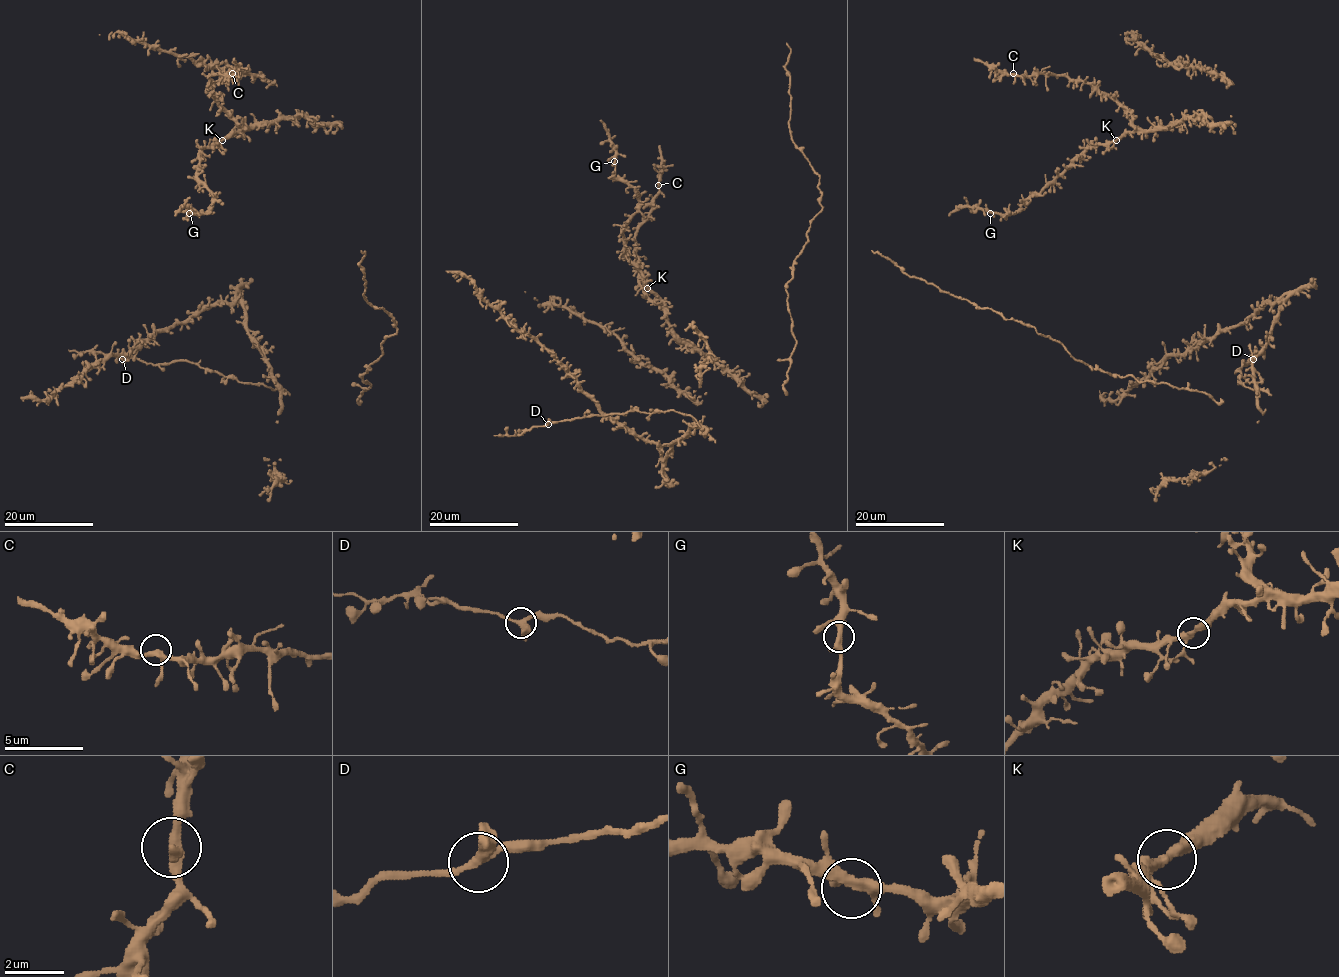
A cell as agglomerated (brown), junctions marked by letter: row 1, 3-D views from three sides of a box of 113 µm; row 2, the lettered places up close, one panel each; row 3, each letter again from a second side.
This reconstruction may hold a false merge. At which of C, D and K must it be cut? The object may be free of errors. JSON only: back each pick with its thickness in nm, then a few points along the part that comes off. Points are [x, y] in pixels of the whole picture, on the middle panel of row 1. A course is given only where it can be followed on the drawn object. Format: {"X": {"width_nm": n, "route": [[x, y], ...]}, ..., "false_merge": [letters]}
{"false_merge": []}

